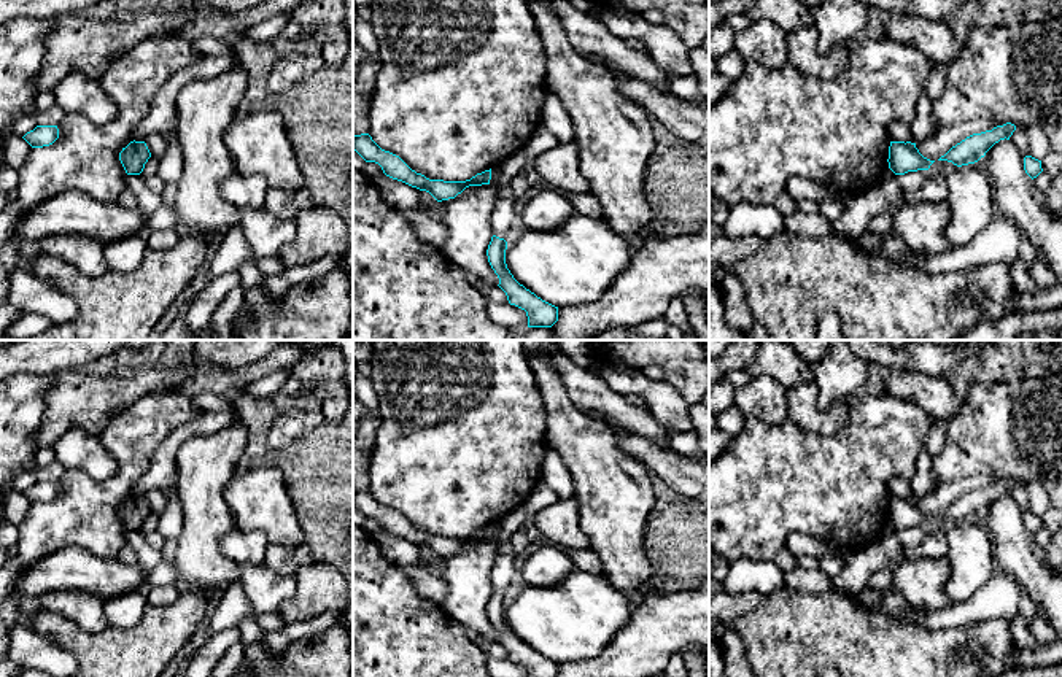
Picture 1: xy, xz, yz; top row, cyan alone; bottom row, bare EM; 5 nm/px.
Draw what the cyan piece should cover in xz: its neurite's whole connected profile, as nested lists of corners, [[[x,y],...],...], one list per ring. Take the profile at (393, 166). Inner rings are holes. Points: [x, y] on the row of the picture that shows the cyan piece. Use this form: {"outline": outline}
{"outline": [[[353,133],[353,151],[356,151],[366,162],[378,164],[386,176],[402,181],[420,191],[426,191],[437,202],[455,199],[469,186],[490,184],[491,180],[491,168],[477,173],[466,181],[429,180],[424,175],[412,170],[399,156],[382,149],[369,133]]]}

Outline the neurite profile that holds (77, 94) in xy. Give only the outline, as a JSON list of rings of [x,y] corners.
[[[81,72],[68,73],[54,89],[56,102],[68,114],[78,114],[92,124],[105,126],[119,111],[119,103],[107,95],[100,81]]]

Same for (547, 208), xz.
[[[542,186],[531,192],[520,221],[528,230],[555,230],[572,211],[574,207],[563,192]]]

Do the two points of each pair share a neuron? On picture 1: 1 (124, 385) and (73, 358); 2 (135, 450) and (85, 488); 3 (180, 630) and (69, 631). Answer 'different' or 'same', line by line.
1: different
2: same
3: same

